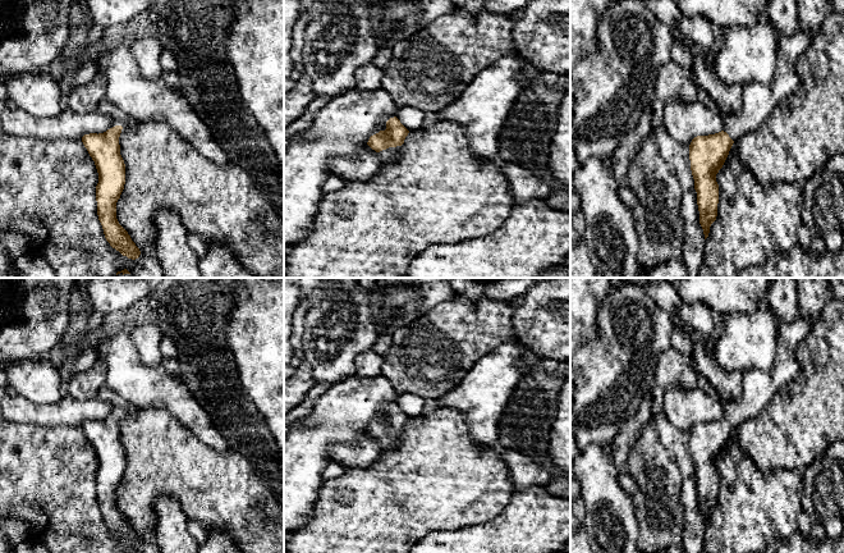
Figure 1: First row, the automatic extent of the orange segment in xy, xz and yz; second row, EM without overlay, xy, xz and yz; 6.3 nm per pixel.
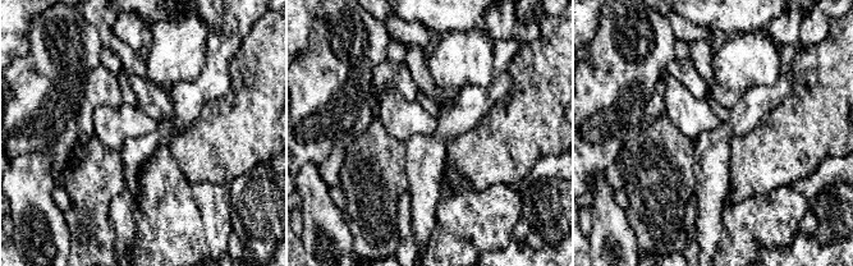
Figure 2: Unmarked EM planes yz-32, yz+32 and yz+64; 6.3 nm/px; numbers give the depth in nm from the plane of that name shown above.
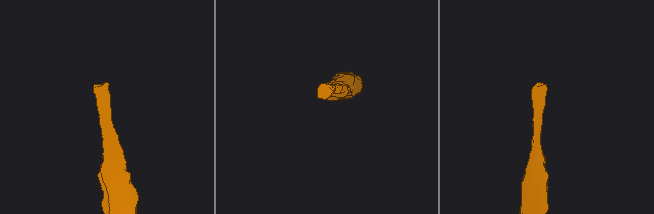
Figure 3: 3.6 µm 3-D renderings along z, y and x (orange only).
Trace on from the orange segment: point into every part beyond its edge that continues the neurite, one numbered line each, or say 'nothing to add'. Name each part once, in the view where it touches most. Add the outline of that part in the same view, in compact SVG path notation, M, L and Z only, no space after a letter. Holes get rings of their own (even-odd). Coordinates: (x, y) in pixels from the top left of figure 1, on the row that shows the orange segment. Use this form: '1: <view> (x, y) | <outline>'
1: xz (388, 156) | M400 146L396 147L389 147L386 150L382 150L379 154L379 157L381 160L381 164L384 165L389 165L389 164L394 164L398 159L398 150Z

